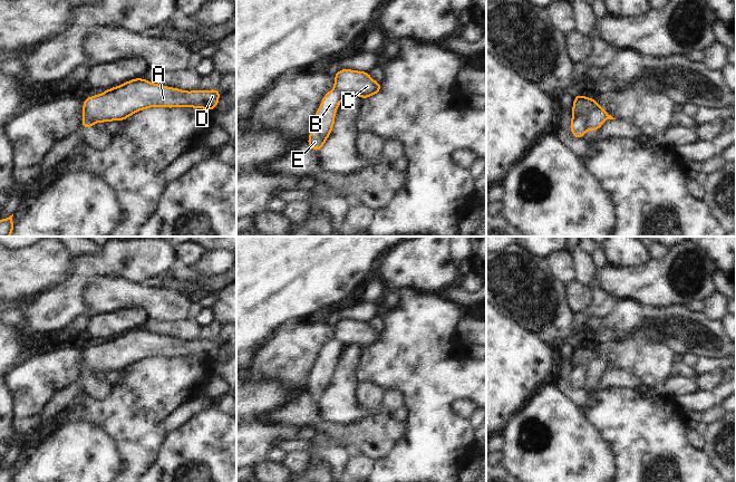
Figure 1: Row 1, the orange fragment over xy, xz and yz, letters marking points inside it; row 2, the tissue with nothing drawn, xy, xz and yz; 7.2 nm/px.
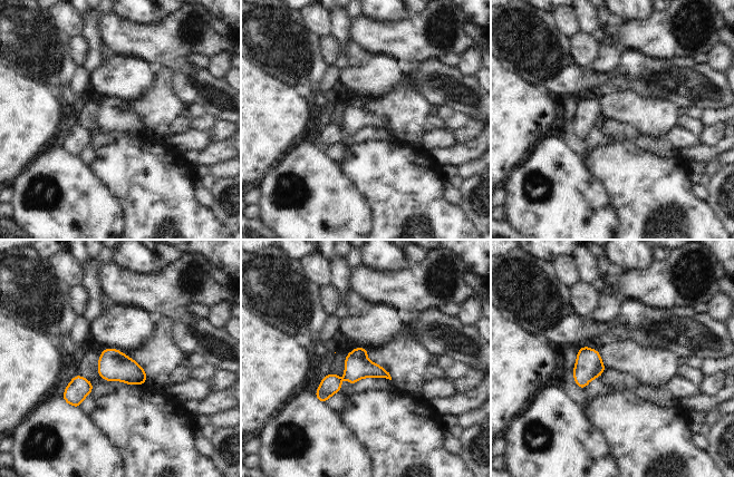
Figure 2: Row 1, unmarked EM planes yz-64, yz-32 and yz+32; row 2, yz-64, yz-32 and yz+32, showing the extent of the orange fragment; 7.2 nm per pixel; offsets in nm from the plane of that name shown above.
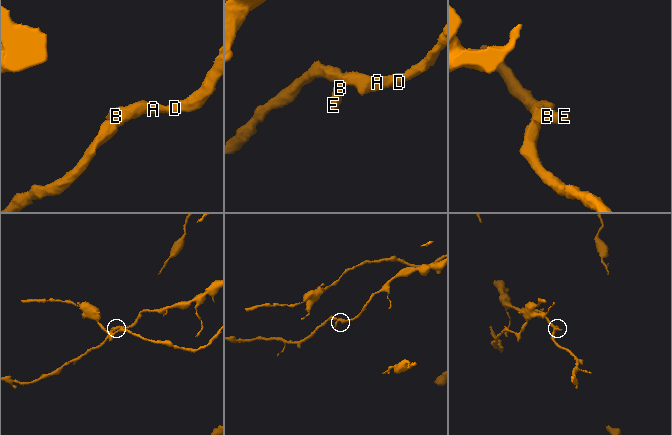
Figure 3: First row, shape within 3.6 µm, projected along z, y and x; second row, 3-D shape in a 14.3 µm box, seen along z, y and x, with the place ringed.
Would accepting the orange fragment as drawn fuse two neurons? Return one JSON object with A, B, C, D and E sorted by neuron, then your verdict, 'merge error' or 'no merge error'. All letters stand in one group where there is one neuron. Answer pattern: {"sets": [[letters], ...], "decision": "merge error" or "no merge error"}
{"sets": [["A", "C", "D"], ["B", "E"]], "decision": "merge error"}

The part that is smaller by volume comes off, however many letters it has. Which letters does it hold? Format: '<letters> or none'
B, E

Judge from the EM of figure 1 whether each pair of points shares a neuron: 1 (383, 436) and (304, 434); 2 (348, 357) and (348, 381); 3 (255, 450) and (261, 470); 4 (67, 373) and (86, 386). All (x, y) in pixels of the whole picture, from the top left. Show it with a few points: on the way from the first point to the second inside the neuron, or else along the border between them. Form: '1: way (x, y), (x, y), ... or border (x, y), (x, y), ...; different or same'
1: border (291, 425), (308, 425), (318, 432); different
2: way (348, 363), (348, 375); same
3: border (267, 460), (254, 465); different
4: border (81, 372), (77, 383); different

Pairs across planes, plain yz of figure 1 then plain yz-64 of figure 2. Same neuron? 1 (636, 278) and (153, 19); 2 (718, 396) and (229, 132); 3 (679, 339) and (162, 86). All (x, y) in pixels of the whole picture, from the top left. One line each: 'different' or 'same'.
1: different
2: different
3: different

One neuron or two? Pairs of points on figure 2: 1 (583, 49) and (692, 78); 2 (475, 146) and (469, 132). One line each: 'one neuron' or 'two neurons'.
1: two neurons
2: two neurons

